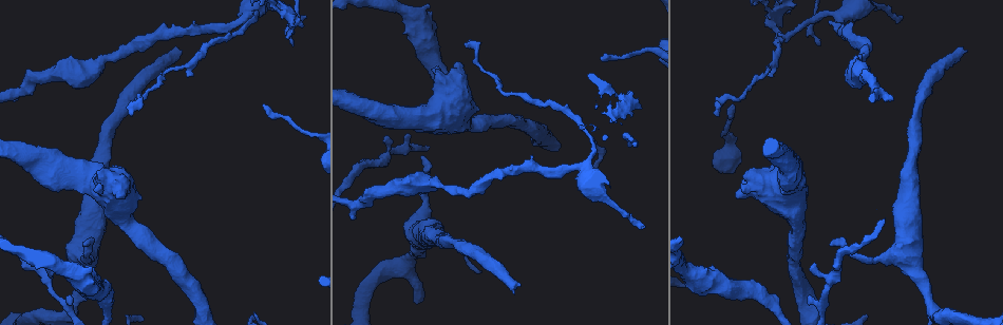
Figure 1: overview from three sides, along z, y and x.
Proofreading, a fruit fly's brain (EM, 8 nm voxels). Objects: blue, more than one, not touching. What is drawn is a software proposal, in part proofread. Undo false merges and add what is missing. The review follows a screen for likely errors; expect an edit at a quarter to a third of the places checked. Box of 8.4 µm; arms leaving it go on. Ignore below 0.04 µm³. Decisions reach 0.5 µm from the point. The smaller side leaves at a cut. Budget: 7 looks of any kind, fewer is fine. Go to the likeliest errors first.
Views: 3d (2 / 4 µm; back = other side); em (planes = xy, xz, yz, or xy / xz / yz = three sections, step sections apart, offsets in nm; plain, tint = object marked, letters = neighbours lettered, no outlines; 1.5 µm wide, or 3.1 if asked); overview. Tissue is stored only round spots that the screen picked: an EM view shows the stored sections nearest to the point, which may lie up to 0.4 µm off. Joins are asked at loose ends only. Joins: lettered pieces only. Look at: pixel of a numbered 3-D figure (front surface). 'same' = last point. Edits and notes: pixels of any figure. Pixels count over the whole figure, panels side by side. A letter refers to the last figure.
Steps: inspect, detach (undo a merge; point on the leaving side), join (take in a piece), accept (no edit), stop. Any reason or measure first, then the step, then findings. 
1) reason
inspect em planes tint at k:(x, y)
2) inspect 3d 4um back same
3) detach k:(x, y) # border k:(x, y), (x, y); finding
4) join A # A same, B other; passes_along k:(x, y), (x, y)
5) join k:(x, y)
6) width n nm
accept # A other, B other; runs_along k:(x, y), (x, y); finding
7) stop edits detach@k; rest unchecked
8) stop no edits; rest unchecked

long arm stops here
inspect 3d 4um at 1:(173, 51)

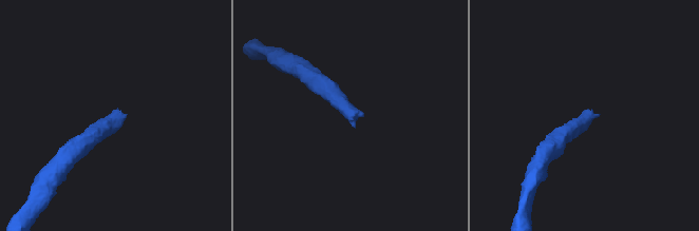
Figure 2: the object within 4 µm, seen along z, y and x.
inspect em planes letters at 2:(599, 115)

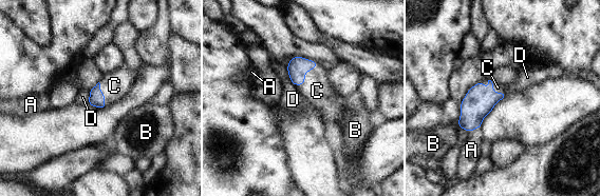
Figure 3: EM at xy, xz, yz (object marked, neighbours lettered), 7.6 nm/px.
join C # A other, B other, C same, D other; passes_along 3:(298, 66), (303, 76), (317, 91); the neuron continues

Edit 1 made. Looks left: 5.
inspect overview

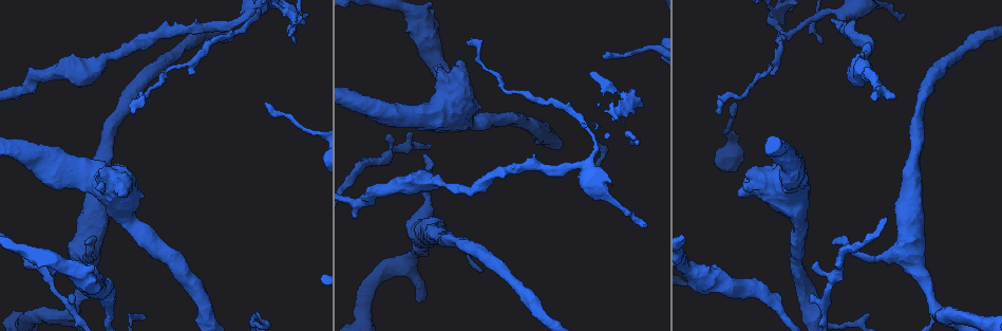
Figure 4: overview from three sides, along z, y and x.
thin end
inspect em xy step 4 tint at 4:(385, 137)

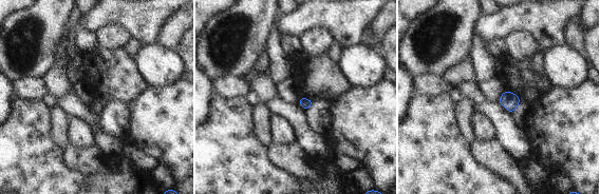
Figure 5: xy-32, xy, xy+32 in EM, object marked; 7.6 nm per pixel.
inspect em planes letters same

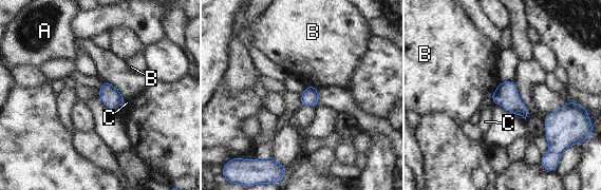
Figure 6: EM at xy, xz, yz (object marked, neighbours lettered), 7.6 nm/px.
longest_contact B 130 nm
accept # A other, B other, C other; no lettered piece goes on from it

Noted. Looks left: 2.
thin end
inspect em planes letters at 4:(901, 14)

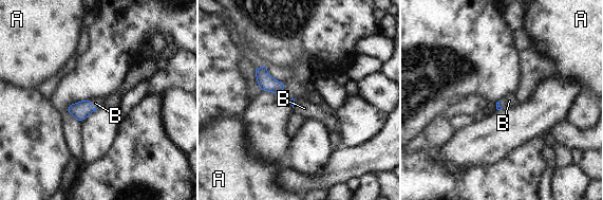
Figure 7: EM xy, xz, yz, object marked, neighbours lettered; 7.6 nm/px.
join B # A other, B same; passes_along 7:(80, 110), (91, 106), (95, 103); the neuron continues

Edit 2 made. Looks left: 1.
stop edits join@3, join@7; rest unchecked

